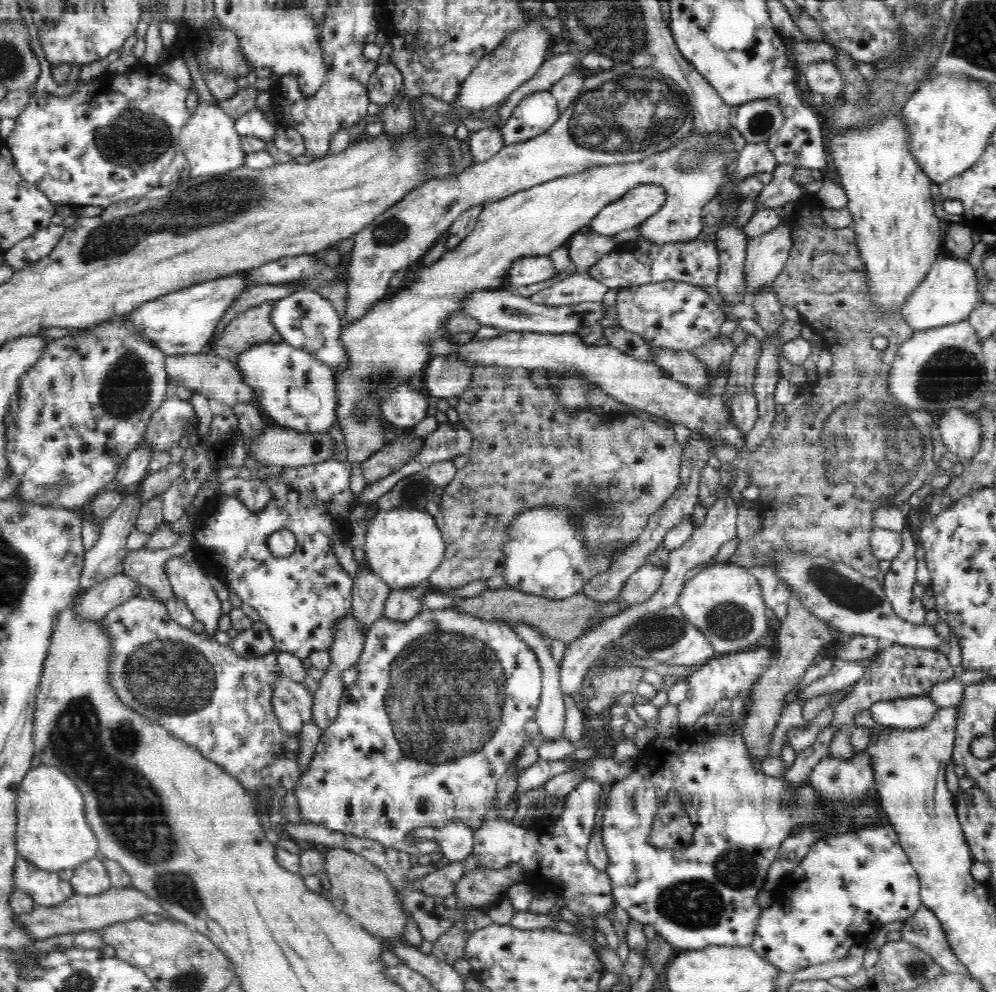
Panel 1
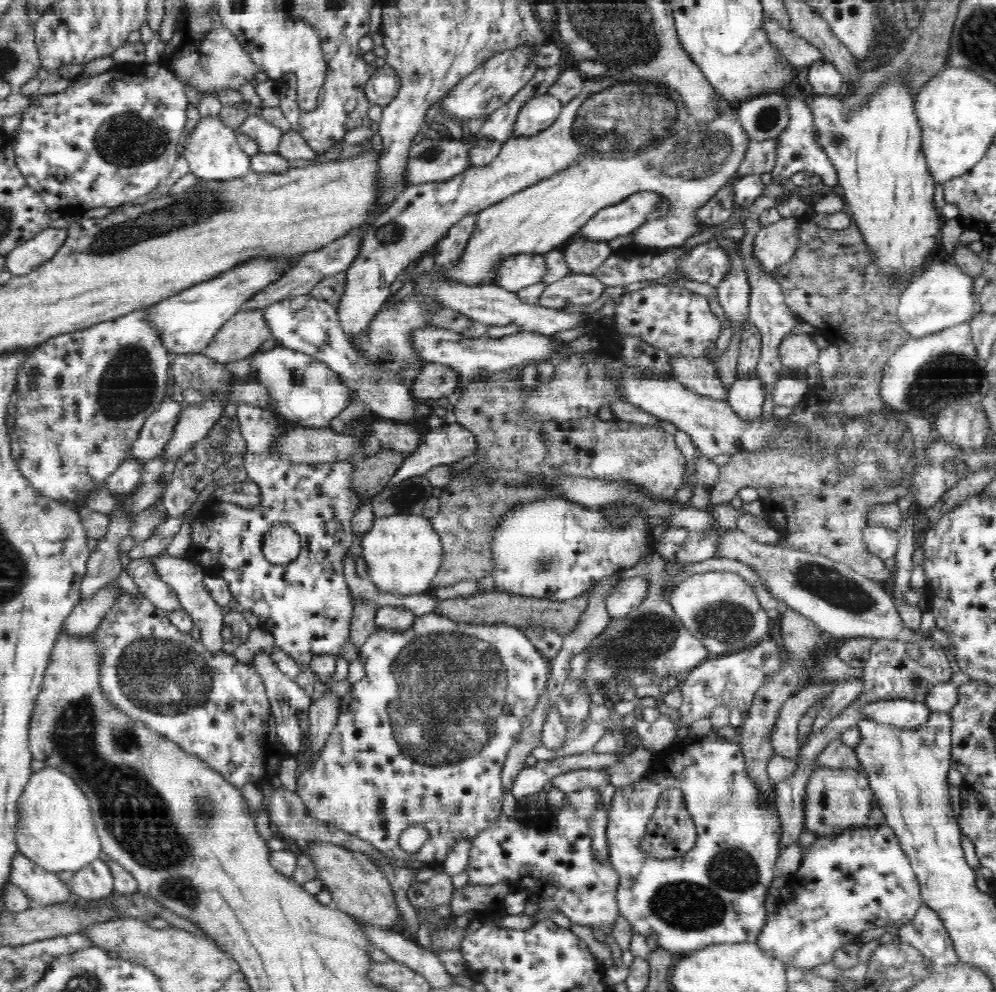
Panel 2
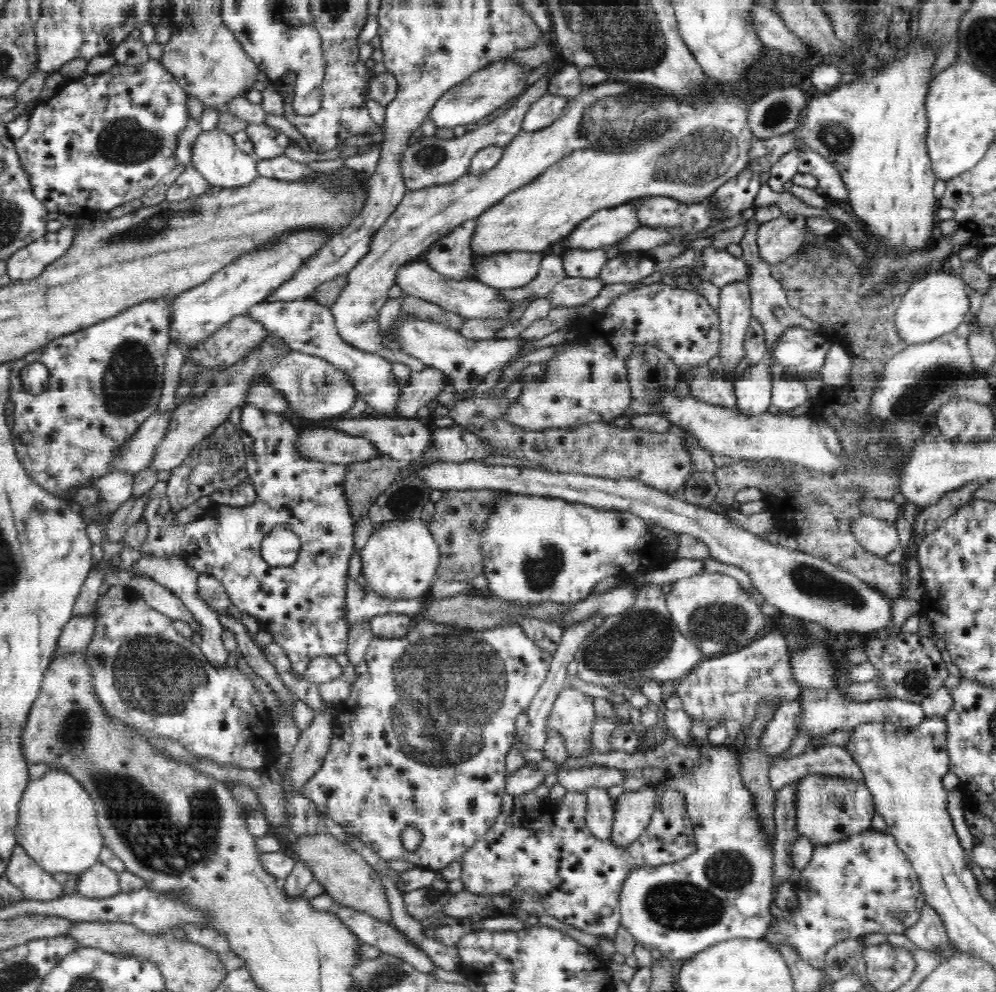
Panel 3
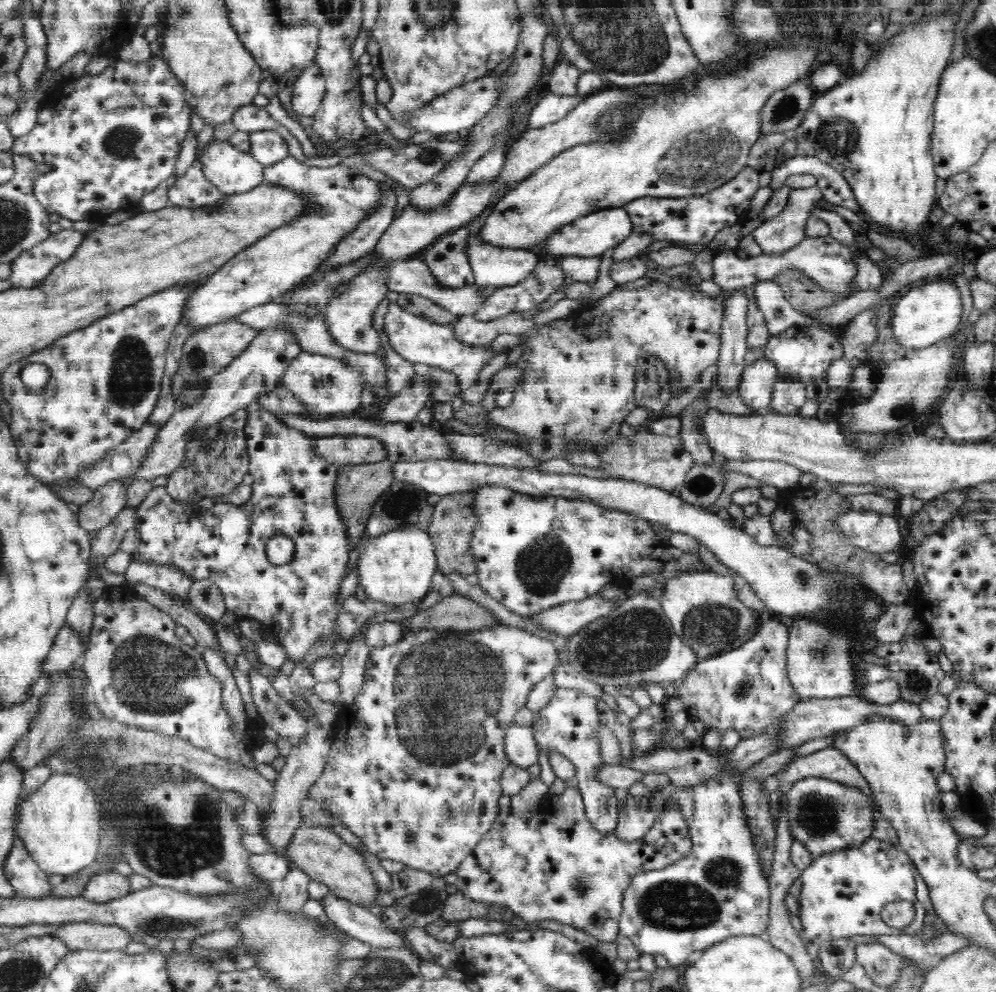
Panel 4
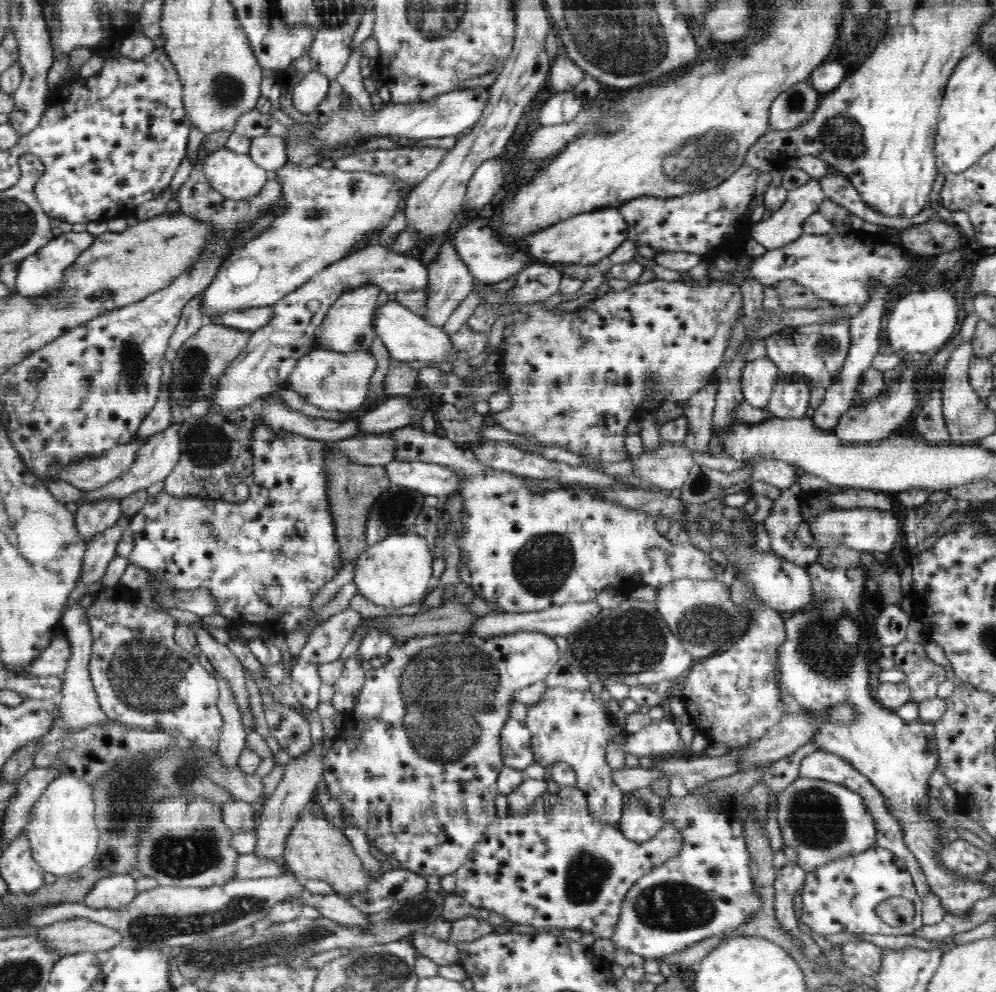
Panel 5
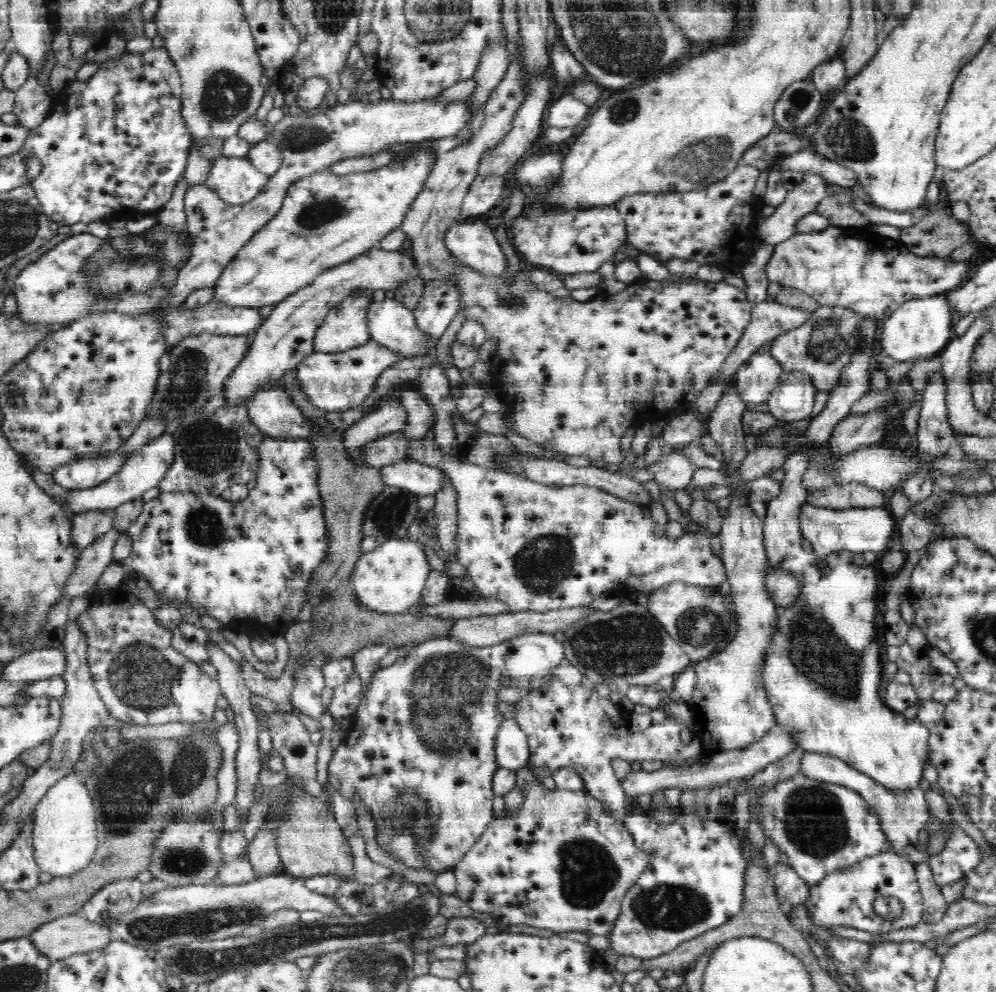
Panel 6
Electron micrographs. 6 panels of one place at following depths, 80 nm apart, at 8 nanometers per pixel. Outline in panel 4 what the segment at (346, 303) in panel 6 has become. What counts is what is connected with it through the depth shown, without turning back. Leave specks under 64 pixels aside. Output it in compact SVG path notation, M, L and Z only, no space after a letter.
M370 268L356 276L342 293L330 300L324 313L324 322L328 325L328 333L340 348L362 354L380 352L380 337L372 322L378 304L386 298L388 291L388 281L385 280L384 272L381 272L380 268Z

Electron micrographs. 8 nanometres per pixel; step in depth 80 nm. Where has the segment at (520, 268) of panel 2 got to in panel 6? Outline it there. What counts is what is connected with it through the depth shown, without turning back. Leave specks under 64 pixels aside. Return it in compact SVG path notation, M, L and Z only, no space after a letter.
M484 222L448 226L444 244L462 264L482 274L500 275L508 268L506 255Z

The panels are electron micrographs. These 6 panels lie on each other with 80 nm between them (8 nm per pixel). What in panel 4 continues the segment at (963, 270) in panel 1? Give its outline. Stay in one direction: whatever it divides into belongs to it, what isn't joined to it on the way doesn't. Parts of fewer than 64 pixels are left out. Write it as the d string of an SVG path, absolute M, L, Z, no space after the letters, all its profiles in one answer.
M944 274L940 280L930 280L916 286L896 300L891 318L894 339L906 350L935 345L958 330L958 324L962 322L962 312L964 310L960 291L953 279Z

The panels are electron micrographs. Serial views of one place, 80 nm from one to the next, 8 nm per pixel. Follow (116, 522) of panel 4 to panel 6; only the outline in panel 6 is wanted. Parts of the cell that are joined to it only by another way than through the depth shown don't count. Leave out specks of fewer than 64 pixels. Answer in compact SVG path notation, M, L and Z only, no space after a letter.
M110 529L106 534L102 534L98 540L84 548L84 552L79 556L66 586L62 597L86 596L88 590L96 585L100 580L102 572L107 566L113 563L113 551L116 542L122 532Z

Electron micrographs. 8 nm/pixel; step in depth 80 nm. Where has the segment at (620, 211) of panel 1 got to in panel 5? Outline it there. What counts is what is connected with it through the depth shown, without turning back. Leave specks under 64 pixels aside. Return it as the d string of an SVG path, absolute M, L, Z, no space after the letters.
M606 207L573 215L572 218L560 219L528 235L528 252L536 260L556 260L558 264L566 266L586 266L598 264L602 258L614 253L624 240L628 239L628 225L618 209Z

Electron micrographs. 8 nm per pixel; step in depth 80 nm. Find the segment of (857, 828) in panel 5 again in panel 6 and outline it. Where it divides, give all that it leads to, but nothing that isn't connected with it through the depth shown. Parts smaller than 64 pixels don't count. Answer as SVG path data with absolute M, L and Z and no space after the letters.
M799 771L798 776L774 788L756 790L750 801L754 821L788 854L790 867L806 886L820 882L825 874L890 850L880 821L871 817L865 800L844 785L808 778Z

